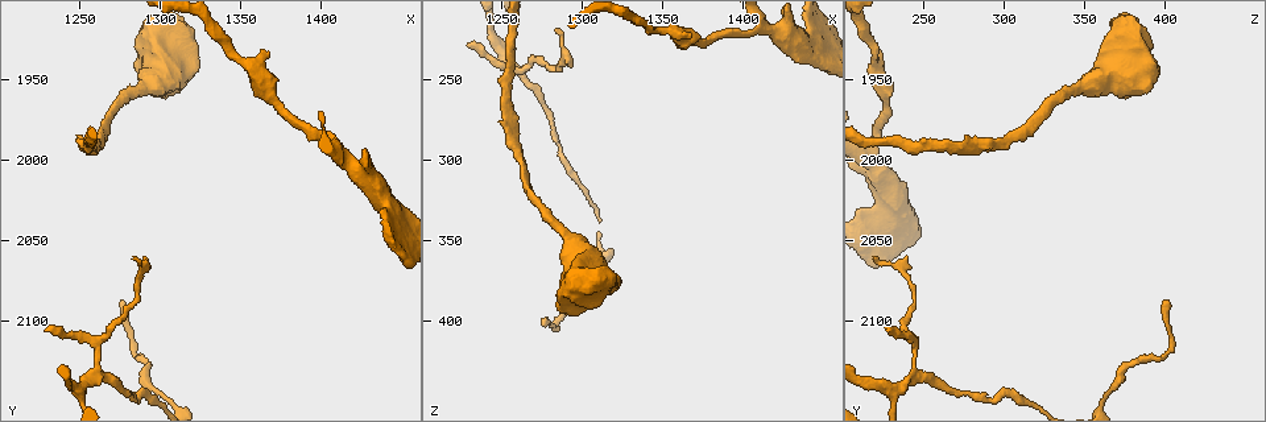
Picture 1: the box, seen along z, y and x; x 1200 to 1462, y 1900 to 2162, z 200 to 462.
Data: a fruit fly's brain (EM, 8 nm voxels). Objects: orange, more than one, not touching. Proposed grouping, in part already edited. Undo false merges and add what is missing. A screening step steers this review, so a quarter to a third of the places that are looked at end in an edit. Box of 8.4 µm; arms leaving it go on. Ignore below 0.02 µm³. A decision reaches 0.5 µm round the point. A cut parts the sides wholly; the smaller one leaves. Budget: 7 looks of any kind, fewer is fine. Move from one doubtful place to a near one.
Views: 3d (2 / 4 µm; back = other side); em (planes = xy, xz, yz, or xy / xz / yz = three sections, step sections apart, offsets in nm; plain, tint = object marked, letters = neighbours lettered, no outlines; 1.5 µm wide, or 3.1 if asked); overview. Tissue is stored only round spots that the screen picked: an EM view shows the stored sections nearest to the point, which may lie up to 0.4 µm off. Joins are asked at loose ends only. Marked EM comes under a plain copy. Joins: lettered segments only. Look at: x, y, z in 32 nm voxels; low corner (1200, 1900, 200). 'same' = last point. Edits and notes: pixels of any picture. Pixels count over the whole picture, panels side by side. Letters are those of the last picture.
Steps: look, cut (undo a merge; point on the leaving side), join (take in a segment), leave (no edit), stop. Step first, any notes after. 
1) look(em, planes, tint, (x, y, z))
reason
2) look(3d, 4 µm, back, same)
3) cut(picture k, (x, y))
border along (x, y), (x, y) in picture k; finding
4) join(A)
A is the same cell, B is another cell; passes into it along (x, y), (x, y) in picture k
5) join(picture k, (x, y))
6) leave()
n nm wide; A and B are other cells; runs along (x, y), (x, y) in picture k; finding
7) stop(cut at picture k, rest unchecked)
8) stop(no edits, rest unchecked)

look(em, planes, letters, (1374, 1966, 228))
sudden change in width

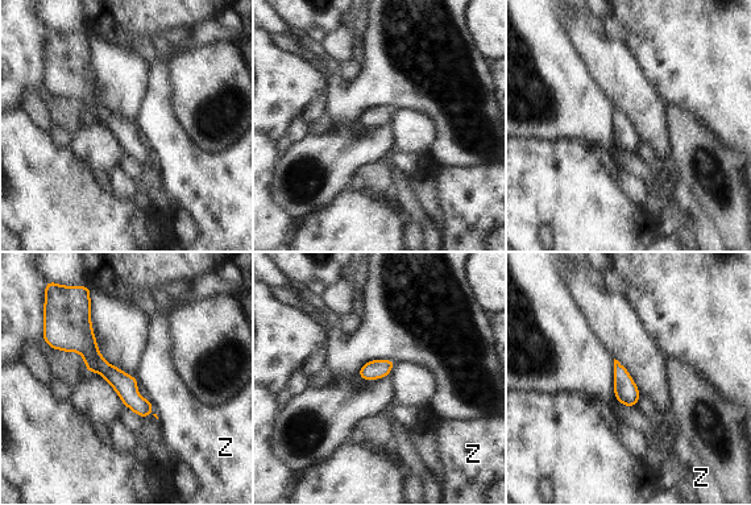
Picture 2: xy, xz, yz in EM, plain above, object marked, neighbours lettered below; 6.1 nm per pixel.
leave()
Z is another cell; border along (395, 363), (388, 375) in picture 2; all the same neuron

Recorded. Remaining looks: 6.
look(em, planes, letters, (1260, 2134, 246))
arms part here

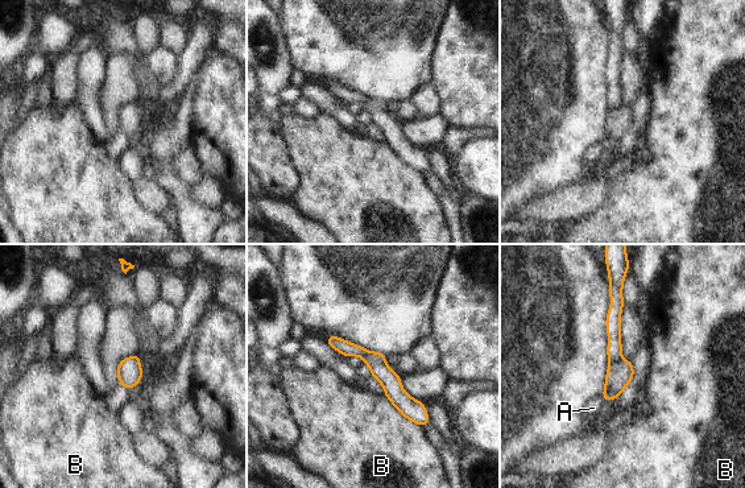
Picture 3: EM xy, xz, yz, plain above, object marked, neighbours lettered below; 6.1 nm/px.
cut(picture 3, (615, 350))
A and B are other cells; two neurons meet here

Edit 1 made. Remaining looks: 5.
look(overview)

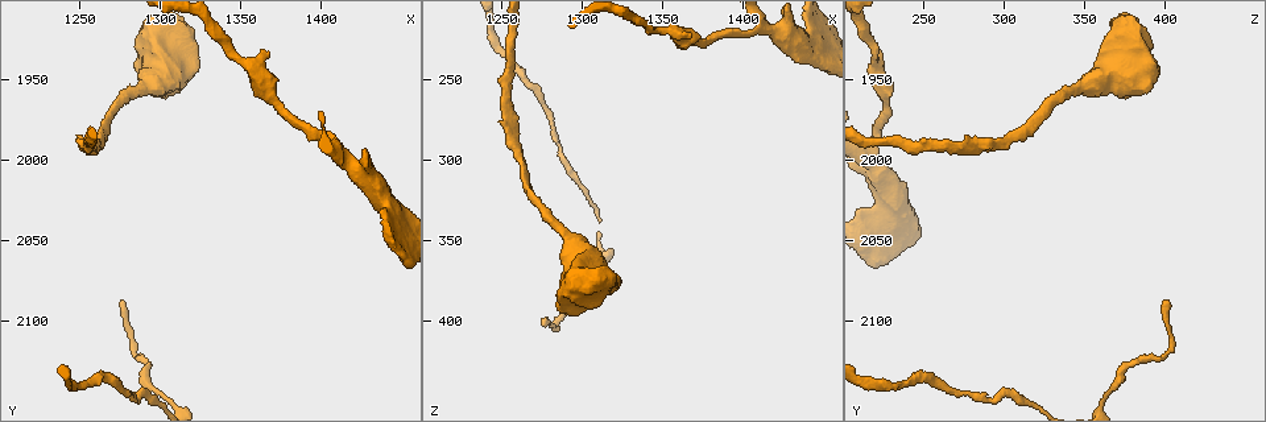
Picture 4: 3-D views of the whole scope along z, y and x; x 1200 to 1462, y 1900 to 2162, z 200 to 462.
look(em, xy, step 4, tint, (1294, 1954, 350))
calibre changes

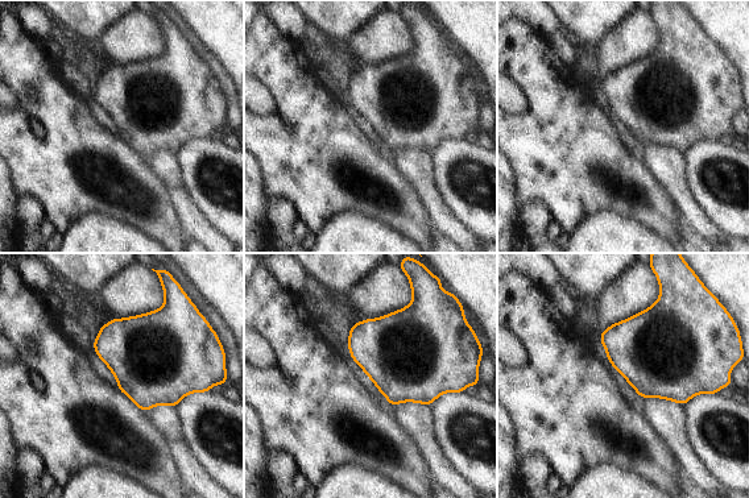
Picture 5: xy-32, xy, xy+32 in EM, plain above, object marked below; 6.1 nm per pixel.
look(em, planes, letters, same)

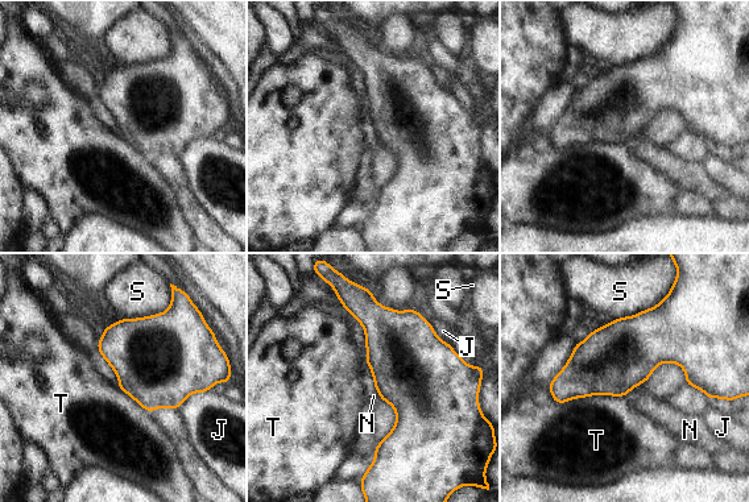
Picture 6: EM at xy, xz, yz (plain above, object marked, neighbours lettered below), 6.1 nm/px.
leave()
J, N, S and T are other cells; border along (625, 395), (586, 395), (554, 403) in picture 6; one neuron here

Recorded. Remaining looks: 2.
stop(cut at picture 3, rest unchecked)

